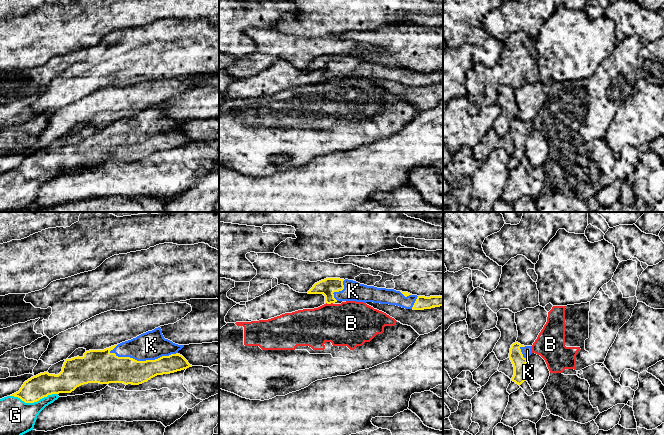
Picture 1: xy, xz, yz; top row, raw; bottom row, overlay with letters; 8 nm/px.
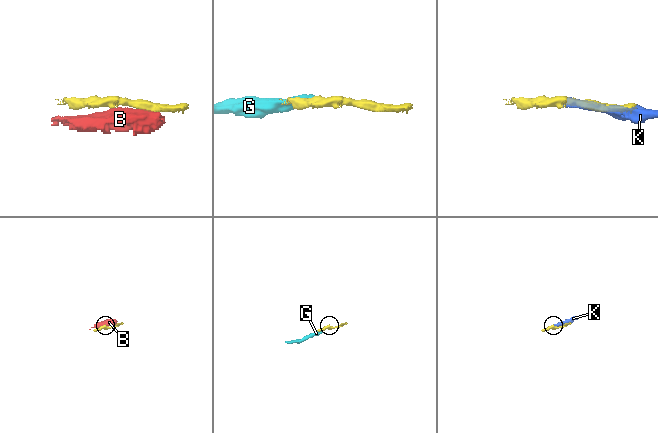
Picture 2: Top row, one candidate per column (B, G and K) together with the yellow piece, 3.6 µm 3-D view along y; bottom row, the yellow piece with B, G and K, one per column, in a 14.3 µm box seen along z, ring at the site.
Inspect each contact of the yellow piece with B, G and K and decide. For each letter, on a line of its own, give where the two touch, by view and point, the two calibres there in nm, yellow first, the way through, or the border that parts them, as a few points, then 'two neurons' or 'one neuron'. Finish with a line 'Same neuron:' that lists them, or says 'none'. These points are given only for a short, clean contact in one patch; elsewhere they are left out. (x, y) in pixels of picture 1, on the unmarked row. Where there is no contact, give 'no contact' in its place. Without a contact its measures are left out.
B: contact xz (329, 79); calibres 140 and 360 nm; border xz (326, 78), (332, 79); two neurons
G: contact xy (33, 178); calibres 190 and 280 nm; one neuron
K: contact xy (143, 137); calibres 220 and 220 nm; one neuron
Same neuron: G, K

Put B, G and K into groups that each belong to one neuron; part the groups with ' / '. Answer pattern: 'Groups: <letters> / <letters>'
Groups: B / G K

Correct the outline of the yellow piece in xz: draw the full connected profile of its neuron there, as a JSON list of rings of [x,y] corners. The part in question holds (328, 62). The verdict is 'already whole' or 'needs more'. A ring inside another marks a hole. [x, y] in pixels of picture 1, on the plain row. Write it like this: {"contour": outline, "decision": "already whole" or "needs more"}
{"contour": [[[340,54],[321,56],[313,61],[308,70],[323,70],[327,80],[337,77],[373,78],[413,86],[443,82],[443,72],[417,72],[408,68],[367,62],[353,56]]], "decision": "needs more"}

